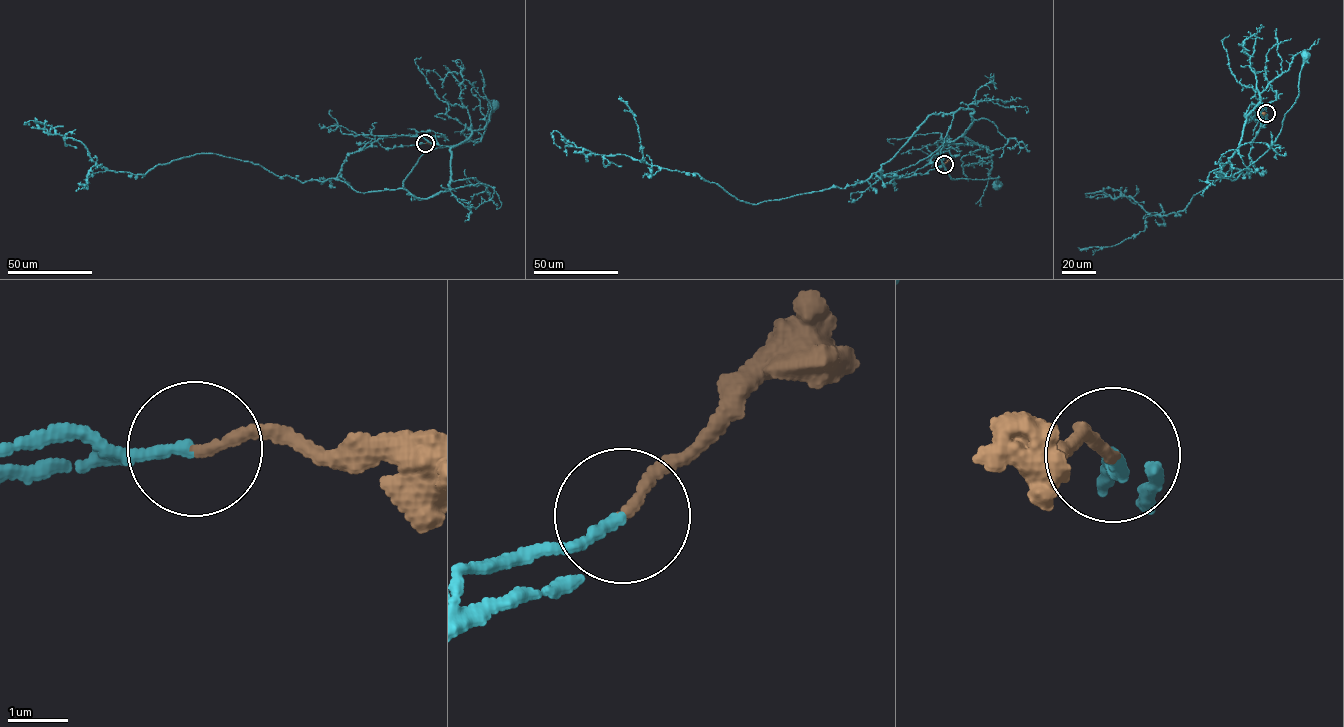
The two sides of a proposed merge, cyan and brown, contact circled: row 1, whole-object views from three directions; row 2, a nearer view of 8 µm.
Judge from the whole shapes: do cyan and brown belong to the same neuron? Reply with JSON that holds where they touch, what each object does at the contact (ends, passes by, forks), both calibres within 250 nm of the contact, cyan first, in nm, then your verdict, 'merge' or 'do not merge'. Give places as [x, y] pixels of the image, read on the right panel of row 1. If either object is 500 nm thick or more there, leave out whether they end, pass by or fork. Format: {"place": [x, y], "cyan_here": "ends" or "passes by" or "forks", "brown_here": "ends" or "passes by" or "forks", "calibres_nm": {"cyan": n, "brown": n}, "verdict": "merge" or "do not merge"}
{"place": [1266, 113], "cyan_here": "ends", "brown_here": "ends", "calibres_nm": {"cyan": 180, "brown": 170}, "verdict": "merge"}

